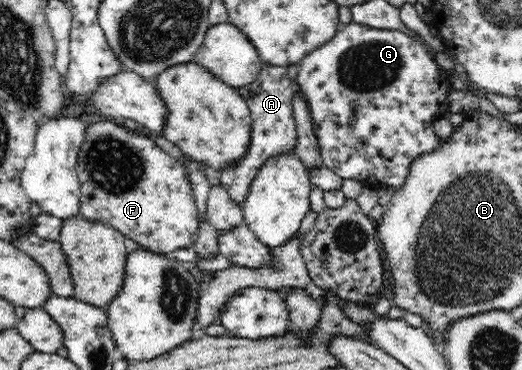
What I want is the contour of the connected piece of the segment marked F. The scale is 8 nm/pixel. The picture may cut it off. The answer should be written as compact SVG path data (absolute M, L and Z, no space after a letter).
M116 121L92 123L87 127L79 151L77 175L80 181L80 217L110 224L155 254L171 255L176 249L190 247L197 238L200 219L187 171L181 160L163 151L154 140L136 134Z

